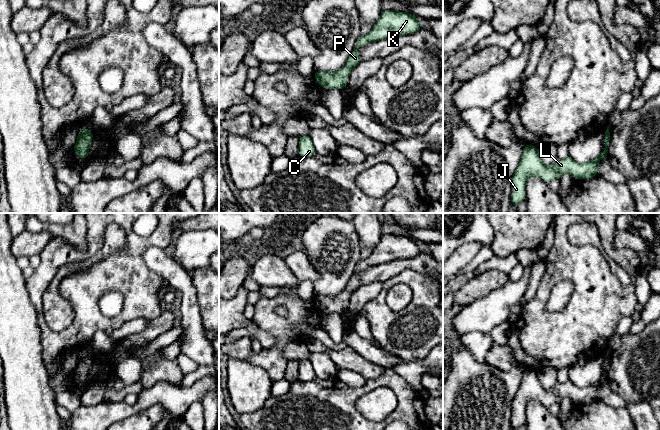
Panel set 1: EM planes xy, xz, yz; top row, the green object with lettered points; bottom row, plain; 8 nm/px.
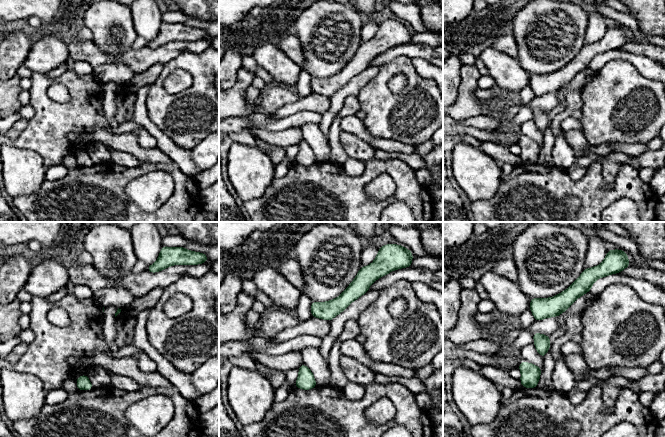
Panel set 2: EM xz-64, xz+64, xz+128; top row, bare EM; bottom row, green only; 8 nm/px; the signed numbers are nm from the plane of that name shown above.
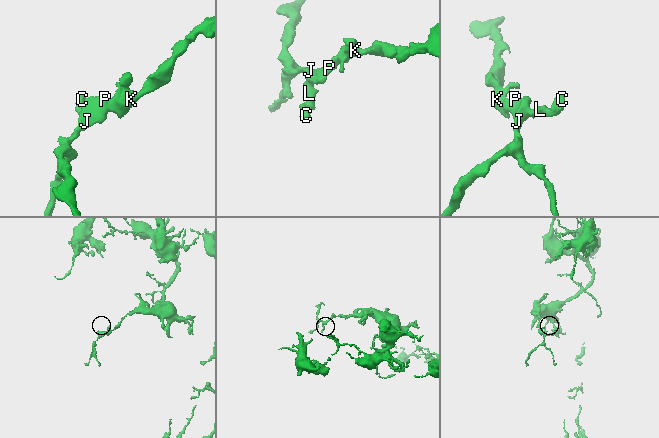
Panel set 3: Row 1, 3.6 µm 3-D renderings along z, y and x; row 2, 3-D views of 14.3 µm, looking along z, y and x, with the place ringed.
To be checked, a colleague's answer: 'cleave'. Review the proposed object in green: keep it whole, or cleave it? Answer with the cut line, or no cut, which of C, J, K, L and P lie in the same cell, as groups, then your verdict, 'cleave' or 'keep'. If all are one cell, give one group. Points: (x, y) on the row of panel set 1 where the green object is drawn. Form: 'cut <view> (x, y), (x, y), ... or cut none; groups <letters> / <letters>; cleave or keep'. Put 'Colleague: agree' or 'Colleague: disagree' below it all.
cut none; groups C J K L P; keep
Colleague: disagree

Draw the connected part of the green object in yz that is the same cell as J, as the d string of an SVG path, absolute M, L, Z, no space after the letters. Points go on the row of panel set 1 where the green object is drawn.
M606 130L605 133L605 149L604 151L596 158L592 159L586 163L577 163L569 155L564 158L558 158L551 165L545 166L538 153L538 147L525 144L521 160L518 163L518 166L513 174L511 181L511 203L512 205L518 206L522 201L526 199L525 196L525 185L529 177L541 177L546 183L550 182L553 179L559 179L564 173L570 173L574 180L576 179L588 179L592 176L598 175L598 162L601 159L608 158L608 147L610 143L610 132Z

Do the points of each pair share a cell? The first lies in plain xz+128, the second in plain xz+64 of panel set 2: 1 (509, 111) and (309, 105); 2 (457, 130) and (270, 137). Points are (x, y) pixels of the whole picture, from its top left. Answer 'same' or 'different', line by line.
1: same
2: same

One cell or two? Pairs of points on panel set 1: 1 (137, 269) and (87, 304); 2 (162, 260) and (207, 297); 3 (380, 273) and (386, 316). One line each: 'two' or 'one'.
1: one
2: two
3: two

